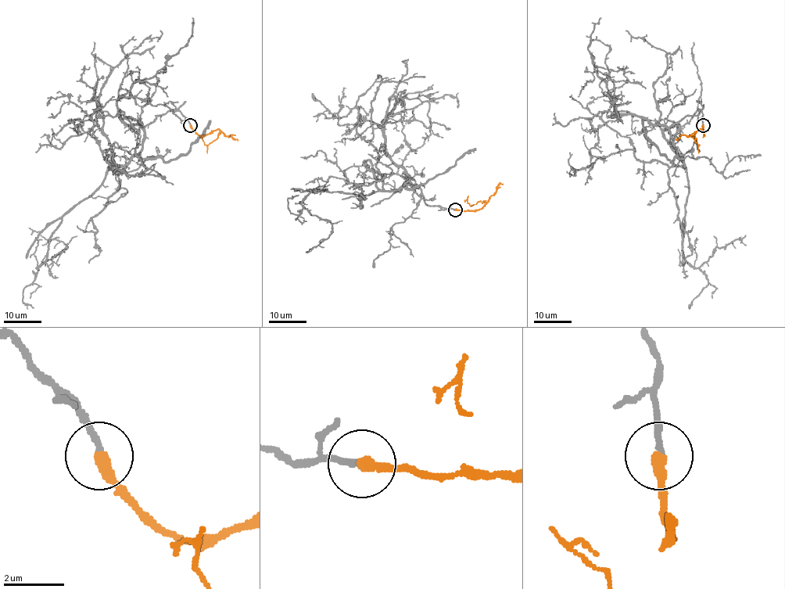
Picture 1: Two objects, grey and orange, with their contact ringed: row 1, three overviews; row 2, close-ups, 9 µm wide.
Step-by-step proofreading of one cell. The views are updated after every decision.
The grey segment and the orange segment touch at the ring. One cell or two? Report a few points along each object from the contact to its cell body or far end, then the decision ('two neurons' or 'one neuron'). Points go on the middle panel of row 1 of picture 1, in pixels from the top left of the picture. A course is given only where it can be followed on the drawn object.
course grey (455, 210), (425, 202), (409, 176), (397, 189), (363, 195), (315, 189), (302, 205), (332, 233), (306, 253); course orange (455, 210), (476, 210), (482, 207), (485, 202), (481, 201), (470, 206), (467, 202), (468, 195); one neuron

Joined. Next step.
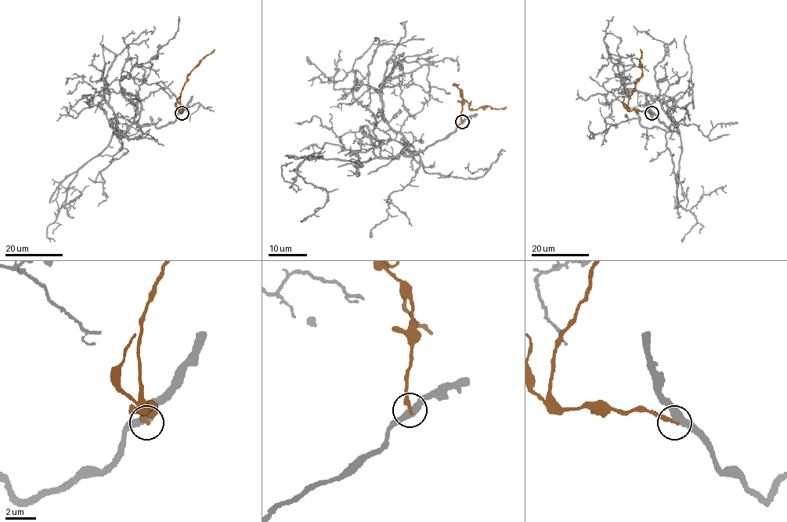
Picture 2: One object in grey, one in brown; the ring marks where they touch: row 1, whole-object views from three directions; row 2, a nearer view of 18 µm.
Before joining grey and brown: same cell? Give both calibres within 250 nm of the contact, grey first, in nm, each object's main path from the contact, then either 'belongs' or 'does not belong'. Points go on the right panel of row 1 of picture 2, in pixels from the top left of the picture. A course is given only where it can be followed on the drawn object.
480 nm thick on the grey side, 300 nm on the other; grey runs (651, 113), (668, 128), (676, 123), (678, 131), (682, 148), (677, 202), (689, 210), (703, 194), (726, 185); brown runs (651, 113), (630, 110), (627, 107), (628, 97), (642, 74), (640, 48); does not belong

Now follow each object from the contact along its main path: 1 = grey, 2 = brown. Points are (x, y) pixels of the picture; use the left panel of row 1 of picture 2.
1: (182, 113), (158, 128), (132, 123), (117, 131), (77, 171), (58, 210), (81, 193), (61, 185)
2: (182, 113), (181, 91), (189, 74), (214, 48)

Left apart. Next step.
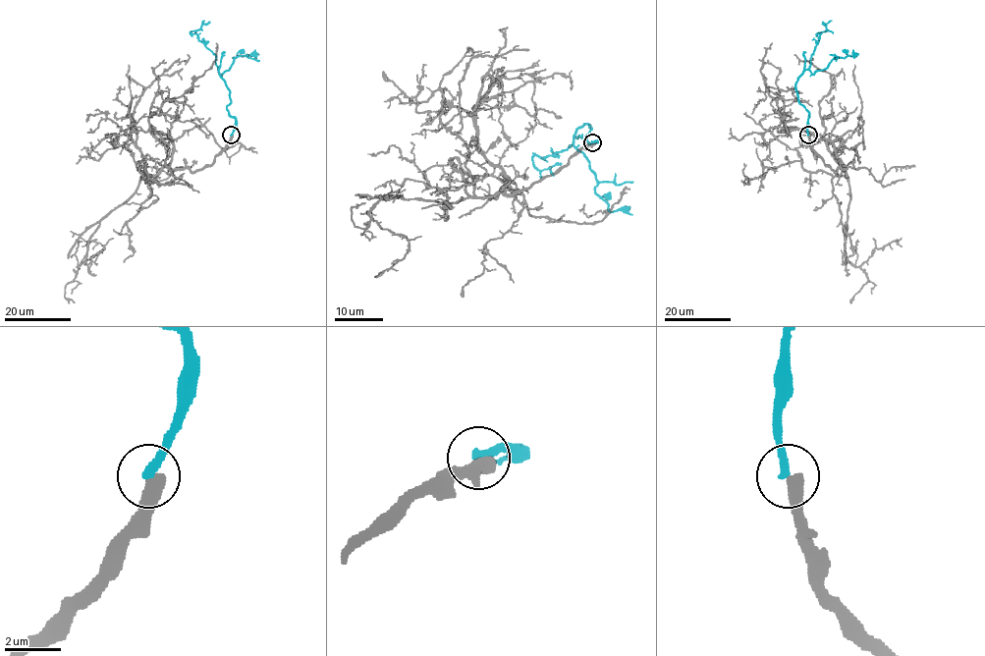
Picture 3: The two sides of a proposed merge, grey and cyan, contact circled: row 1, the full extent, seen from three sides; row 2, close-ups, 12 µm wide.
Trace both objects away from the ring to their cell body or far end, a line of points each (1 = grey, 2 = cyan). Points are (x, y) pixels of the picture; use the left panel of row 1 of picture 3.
1: (231, 135), (210, 165), (193, 172), (163, 167), (145, 175), (100, 222), (78, 266), (104, 247), (81, 238)
2: (231, 135), (235, 119), (227, 108), (229, 90), (215, 55), (190, 32), (210, 22)

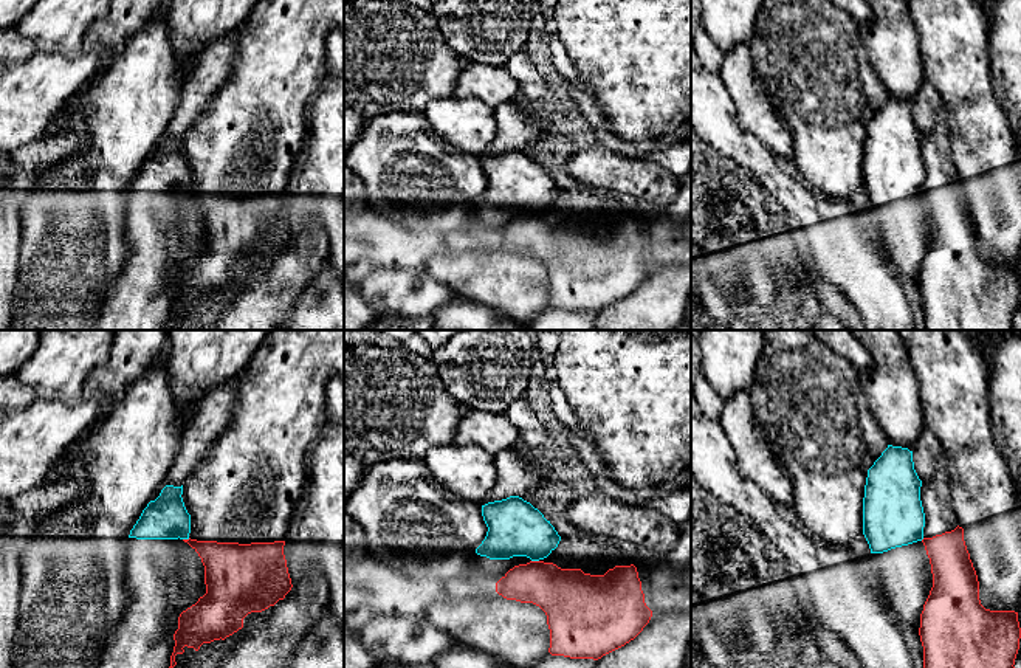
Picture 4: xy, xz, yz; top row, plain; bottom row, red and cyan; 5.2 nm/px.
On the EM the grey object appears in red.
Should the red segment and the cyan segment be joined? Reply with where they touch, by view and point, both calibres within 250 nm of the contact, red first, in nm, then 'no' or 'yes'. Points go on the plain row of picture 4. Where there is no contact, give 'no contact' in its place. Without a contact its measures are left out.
xz (535, 214) | 280/280 nm | no

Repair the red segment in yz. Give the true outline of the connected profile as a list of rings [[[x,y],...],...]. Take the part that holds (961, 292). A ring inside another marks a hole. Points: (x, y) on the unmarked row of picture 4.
[[[945,107],[939,110],[933,130],[922,133],[920,153],[925,166],[922,195],[933,226],[919,281],[923,330],[1013,330],[1021,291],[1018,265],[990,263],[981,257],[978,228],[951,157]]]

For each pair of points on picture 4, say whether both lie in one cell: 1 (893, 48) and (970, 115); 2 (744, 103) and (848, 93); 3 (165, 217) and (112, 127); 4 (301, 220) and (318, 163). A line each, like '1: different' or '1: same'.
1: different
2: different
3: different
4: same

